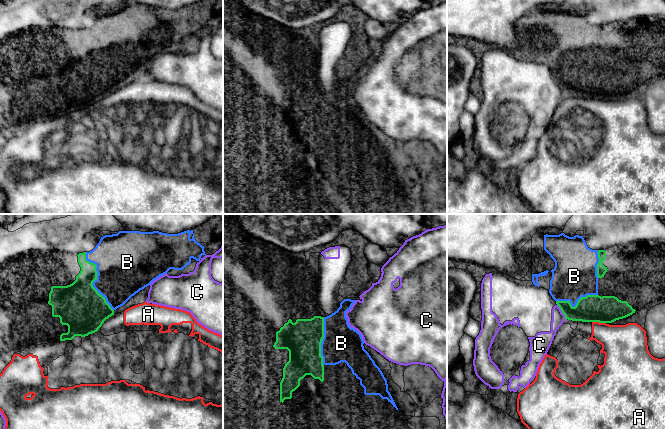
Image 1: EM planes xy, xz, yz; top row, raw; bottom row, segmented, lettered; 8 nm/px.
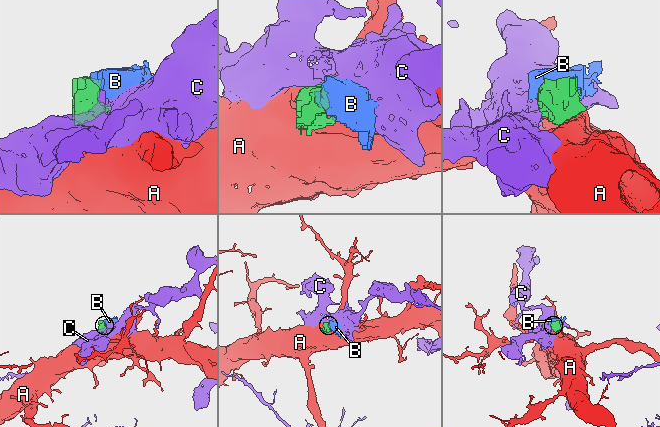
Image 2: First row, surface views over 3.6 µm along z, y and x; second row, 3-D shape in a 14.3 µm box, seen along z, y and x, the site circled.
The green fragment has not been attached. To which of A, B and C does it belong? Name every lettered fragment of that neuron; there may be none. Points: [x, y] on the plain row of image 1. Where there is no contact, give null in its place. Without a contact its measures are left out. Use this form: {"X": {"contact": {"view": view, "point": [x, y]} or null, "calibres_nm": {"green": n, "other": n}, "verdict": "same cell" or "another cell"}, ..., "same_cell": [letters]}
{"A": {"contact": {"view": "yz", "point": [599, 98]}, "calibres_nm": {"green": 220, "other": 320}, "verdict": "another cell"}, "B": {"contact": {"view": "xy", "point": [95, 55]}, "calibres_nm": {"green": 360, "other": 440}, "verdict": "same cell"}, "C": {"contact": {"view": "yz", "point": [561, 86]}, "calibres_nm": {"green": 220, "other": 100}, "verdict": "another cell"}, "same_cell": ["B"]}

